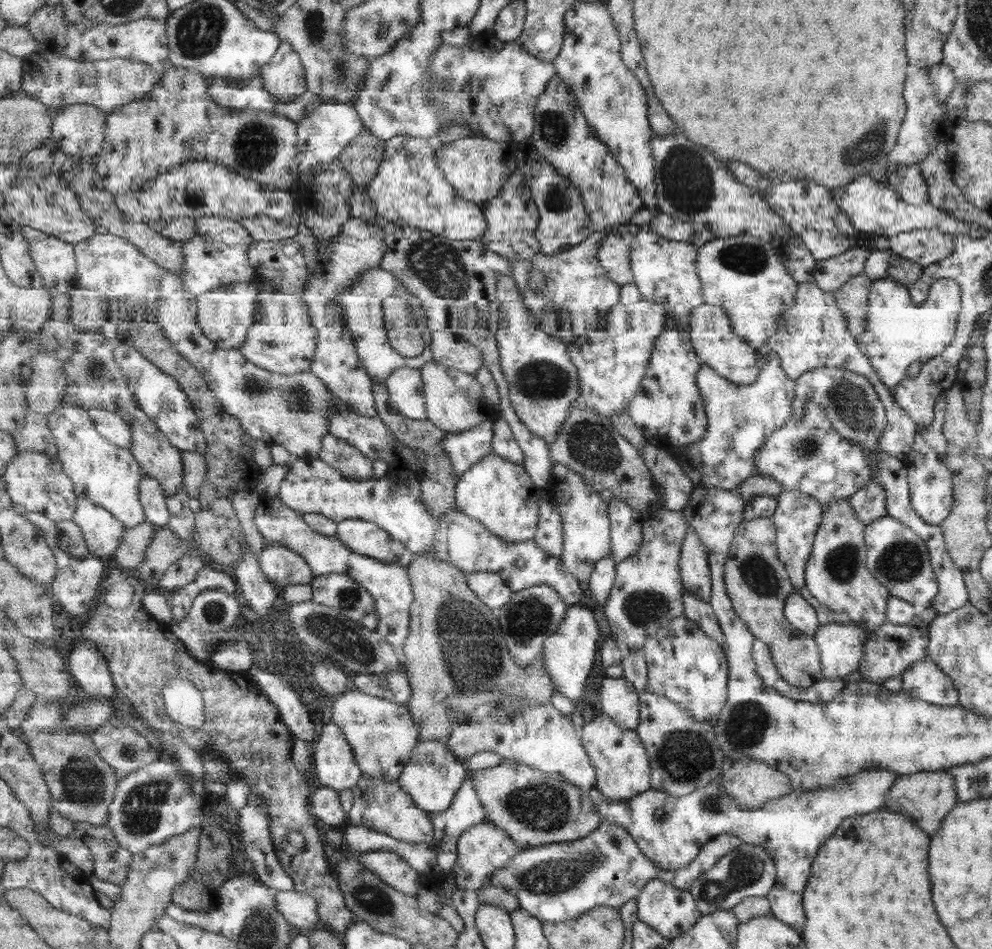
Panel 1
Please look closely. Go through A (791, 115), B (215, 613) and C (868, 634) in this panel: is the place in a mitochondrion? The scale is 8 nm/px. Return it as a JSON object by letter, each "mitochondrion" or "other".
{"A":"other","B":"mitochondrion","C":"other"}

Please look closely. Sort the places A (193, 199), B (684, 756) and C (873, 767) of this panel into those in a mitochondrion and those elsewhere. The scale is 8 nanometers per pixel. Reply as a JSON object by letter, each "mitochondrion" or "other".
{"A":"mitochondrion","B":"mitochondrion","C":"other"}

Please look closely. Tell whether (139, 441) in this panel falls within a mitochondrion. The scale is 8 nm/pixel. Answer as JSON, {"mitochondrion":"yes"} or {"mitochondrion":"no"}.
{"mitochondrion":"no"}

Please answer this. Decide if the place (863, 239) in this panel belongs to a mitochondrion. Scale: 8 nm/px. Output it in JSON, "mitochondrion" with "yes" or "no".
{"mitochondrion":"no"}

